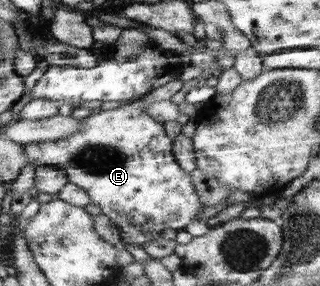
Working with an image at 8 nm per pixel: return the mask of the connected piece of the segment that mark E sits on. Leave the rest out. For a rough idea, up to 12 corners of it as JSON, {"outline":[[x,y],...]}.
{"outline":[[177,79],[90,114],[57,142],[57,166],[143,248],[205,208],[165,126],[143,110]]}

